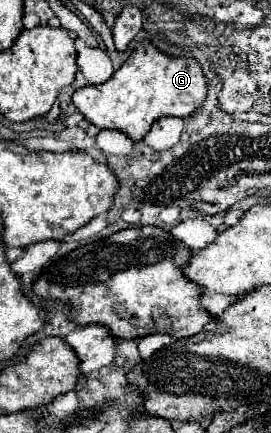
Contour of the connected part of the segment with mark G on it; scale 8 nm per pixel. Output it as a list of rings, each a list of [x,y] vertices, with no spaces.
[[[150,40],[138,42],[130,60],[100,86],[78,88],[72,96],[74,106],[86,120],[100,130],[122,130],[134,142],[142,140],[150,126],[162,116],[190,116],[204,102],[208,92],[202,66],[194,58],[174,58],[160,52]]]

